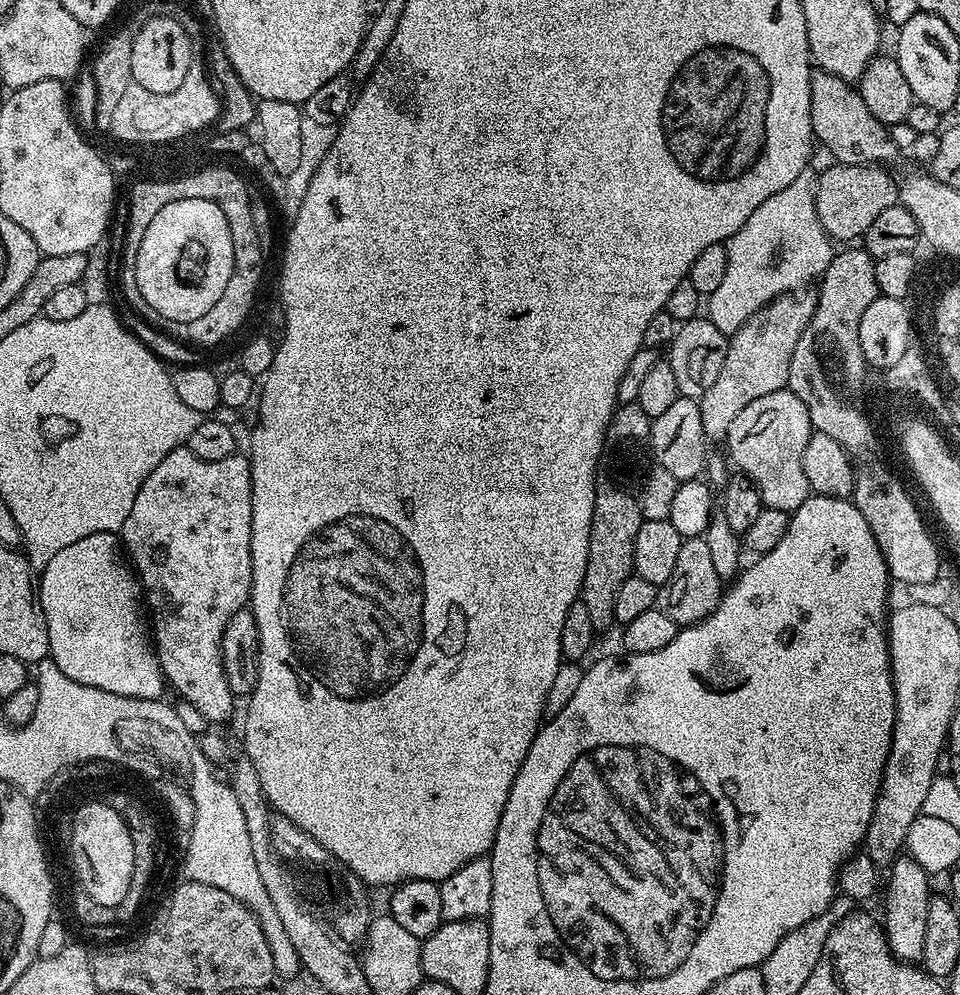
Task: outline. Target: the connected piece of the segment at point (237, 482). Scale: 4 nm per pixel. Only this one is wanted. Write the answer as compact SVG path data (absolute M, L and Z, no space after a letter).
M187 446L166 454L142 482L130 515L119 530L150 609L150 632L154 637L160 671L172 688L197 712L220 724L232 712L234 697L226 682L220 657L222 634L234 614L245 611L252 595L252 461L237 454L222 462L206 462Z

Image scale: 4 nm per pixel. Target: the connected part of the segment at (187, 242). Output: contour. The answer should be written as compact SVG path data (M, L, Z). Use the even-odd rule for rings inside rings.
M182 198L162 206L162 210L150 218L146 234L142 234L142 242L140 288L144 288L144 296L148 296L148 300L164 312L164 316L174 318L177 326L202 318L202 314L206 314L206 310L222 298L222 290L226 290L226 282L230 282L230 274L234 270L234 242L230 238L226 214L222 214L214 202L202 198Z

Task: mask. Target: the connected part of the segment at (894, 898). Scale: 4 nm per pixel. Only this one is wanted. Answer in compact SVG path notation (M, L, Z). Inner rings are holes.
M896 858L891 861L892 873L888 876L888 893L884 896L884 920L882 916L882 927L885 936L888 937L888 949L897 960L905 962L920 962L924 958L924 947L926 946L926 922L928 921L928 911L933 903L934 896L931 896L932 888L928 885L930 873L922 870L918 862L910 858Z

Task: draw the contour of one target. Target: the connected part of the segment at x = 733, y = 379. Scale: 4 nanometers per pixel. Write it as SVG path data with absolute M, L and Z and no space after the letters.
M792 294L776 297L732 333L728 341L726 362L722 366L718 382L714 382L714 386L710 386L710 390L706 390L706 394L698 400L704 434L709 441L723 441L734 418L738 418L738 414L751 400L787 389L790 358L810 319L809 309L804 309L796 298Z

